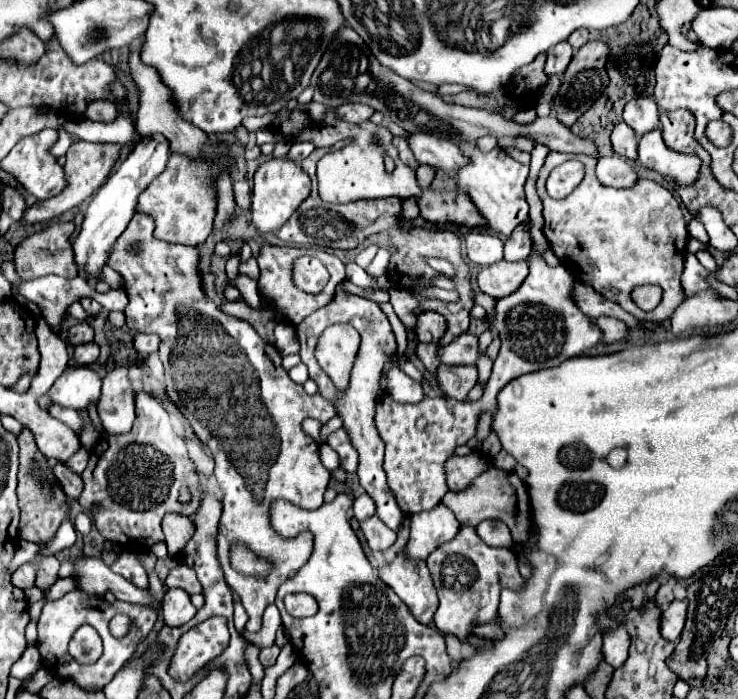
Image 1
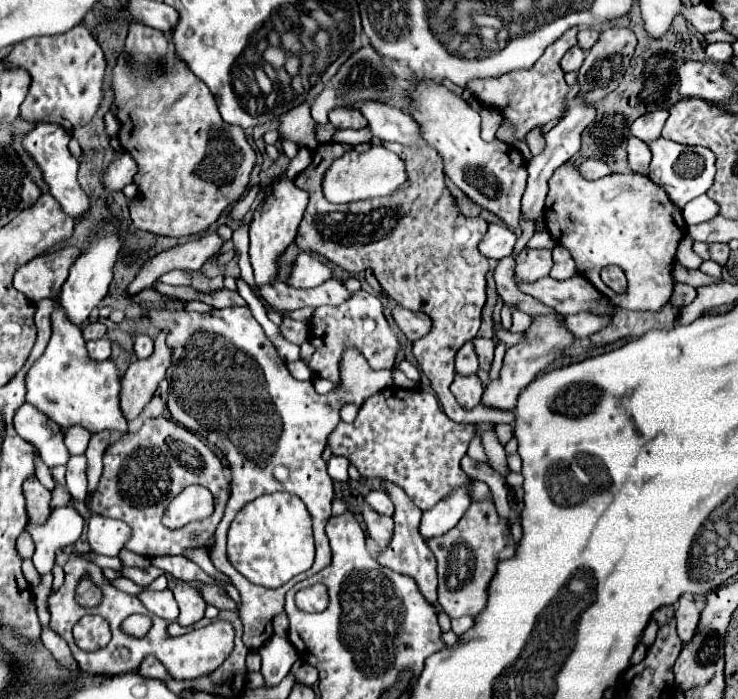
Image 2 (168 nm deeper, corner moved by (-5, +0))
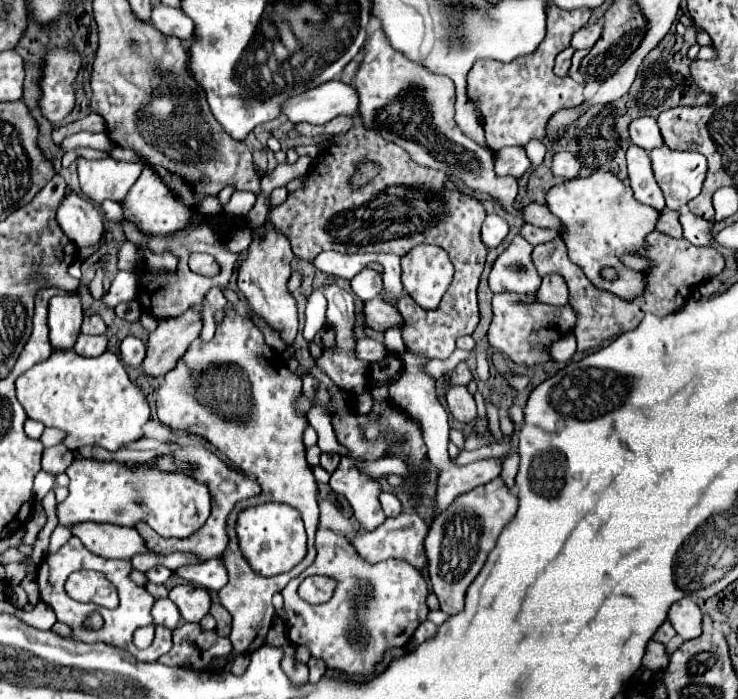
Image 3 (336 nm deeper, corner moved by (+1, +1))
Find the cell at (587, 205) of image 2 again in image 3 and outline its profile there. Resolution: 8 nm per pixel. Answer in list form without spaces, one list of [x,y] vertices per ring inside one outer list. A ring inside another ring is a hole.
[[[595,172],[587,178],[565,180],[547,192],[549,210],[563,222],[563,238],[569,248],[569,258],[583,268],[585,276],[603,290],[609,290],[621,298],[635,298],[643,292],[645,280],[641,272],[635,272],[619,262],[621,254],[635,254],[645,246],[645,236],[655,230],[659,212],[639,204],[631,196],[627,182],[619,180],[611,172]],[[611,266],[617,270],[615,280],[601,278],[601,270]]]

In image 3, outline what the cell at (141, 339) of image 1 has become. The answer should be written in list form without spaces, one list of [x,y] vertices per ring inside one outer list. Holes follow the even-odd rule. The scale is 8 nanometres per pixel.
[[[129,336],[121,342],[121,360],[123,360],[123,364],[127,364],[131,368],[139,368],[143,358],[145,358],[145,344],[139,338]]]

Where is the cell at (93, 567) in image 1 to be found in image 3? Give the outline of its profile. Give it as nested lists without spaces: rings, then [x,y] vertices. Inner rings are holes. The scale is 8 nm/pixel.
[[[165,598],[165,600],[157,600],[155,606],[153,606],[153,620],[155,624],[161,624],[161,626],[167,626],[169,630],[175,630],[181,622],[181,614],[177,610],[177,606]]]

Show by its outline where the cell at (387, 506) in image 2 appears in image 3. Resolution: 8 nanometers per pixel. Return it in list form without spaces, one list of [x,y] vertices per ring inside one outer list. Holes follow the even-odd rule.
[[[381,492],[381,506],[383,506],[383,510],[385,510],[385,516],[399,516],[401,514],[401,502],[399,502],[399,498],[395,496],[395,494],[391,494],[391,492]]]

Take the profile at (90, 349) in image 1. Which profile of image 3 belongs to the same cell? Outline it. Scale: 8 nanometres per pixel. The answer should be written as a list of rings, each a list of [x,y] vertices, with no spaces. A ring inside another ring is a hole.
[[[81,334],[77,338],[77,344],[73,348],[77,354],[81,356],[99,356],[107,350],[107,338],[101,336],[89,336],[89,334]]]

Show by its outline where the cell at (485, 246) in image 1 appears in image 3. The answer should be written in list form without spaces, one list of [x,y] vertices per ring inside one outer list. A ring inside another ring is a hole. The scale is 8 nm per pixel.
[[[487,216],[483,222],[483,232],[481,232],[481,240],[487,248],[497,248],[503,238],[509,232],[509,224],[501,218],[501,216]]]

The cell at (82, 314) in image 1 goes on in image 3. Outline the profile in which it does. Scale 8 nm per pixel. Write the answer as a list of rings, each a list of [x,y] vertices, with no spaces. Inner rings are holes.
[[[120,271],[111,283],[108,293],[102,298],[103,302],[111,308],[115,308],[115,303],[111,300],[128,302],[137,294],[138,278],[136,274]]]

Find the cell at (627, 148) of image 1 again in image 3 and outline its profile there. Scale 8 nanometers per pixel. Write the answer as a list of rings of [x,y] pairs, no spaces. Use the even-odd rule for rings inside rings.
[[[633,144],[627,150],[627,172],[629,172],[629,184],[633,190],[633,198],[641,204],[647,204],[655,210],[663,210],[663,194],[653,178],[651,160],[649,154],[643,152],[643,148],[635,148]]]

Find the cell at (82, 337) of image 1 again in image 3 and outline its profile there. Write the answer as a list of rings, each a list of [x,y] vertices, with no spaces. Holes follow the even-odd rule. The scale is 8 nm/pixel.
[[[85,314],[83,316],[83,326],[81,326],[81,332],[83,334],[105,334],[107,326],[103,322],[103,318],[99,314]]]

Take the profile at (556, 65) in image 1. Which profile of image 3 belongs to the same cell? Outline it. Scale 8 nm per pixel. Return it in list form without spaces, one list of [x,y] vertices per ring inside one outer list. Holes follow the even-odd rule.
[[[569,46],[569,48],[565,48],[563,52],[559,52],[557,54],[557,58],[555,58],[555,68],[553,68],[553,72],[557,74],[557,76],[567,76],[567,70],[569,70],[569,66],[571,66],[571,56],[573,56],[573,48]]]

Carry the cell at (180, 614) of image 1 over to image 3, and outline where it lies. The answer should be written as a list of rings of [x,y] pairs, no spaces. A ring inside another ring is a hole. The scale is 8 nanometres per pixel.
[[[193,584],[175,586],[169,592],[169,598],[175,602],[175,606],[179,608],[185,622],[199,624],[209,614],[209,608],[211,608],[209,592],[205,588],[193,586]]]

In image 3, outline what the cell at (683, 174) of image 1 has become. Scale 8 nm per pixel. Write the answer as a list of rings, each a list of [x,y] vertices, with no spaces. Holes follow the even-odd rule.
[[[667,146],[649,152],[655,180],[671,210],[681,210],[703,186],[707,164],[699,152],[675,152]]]

